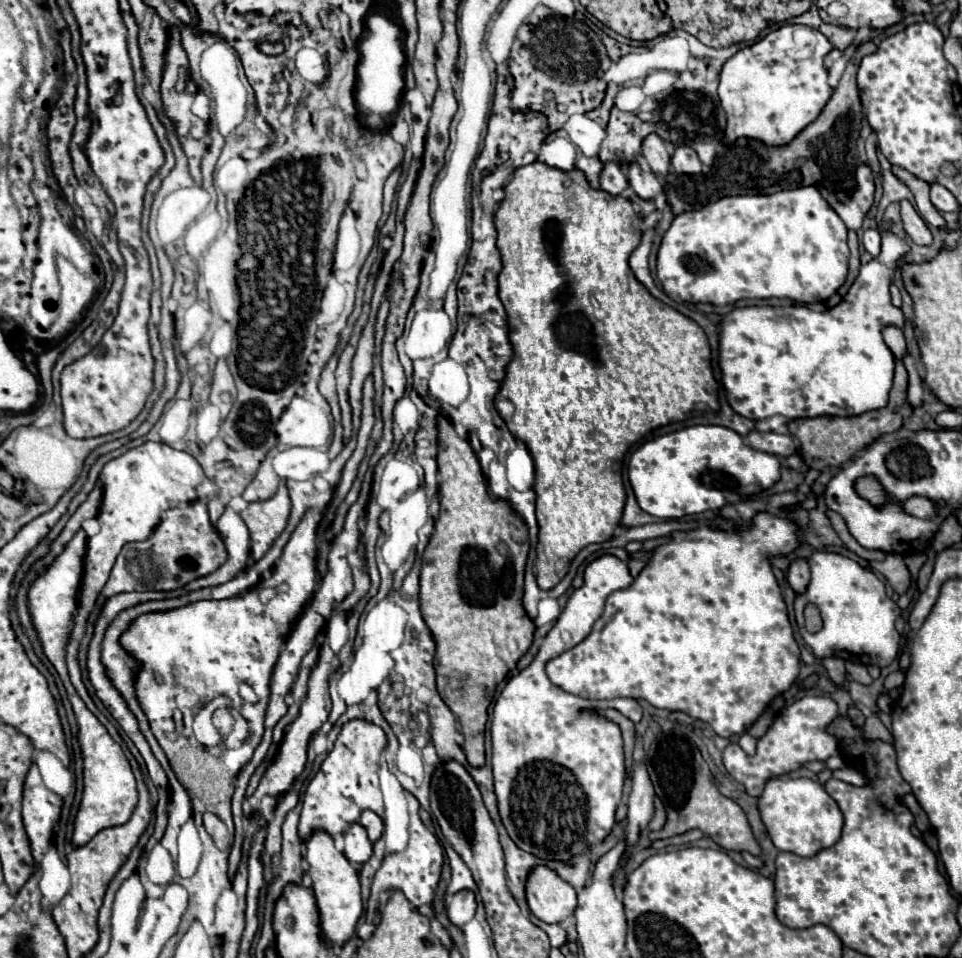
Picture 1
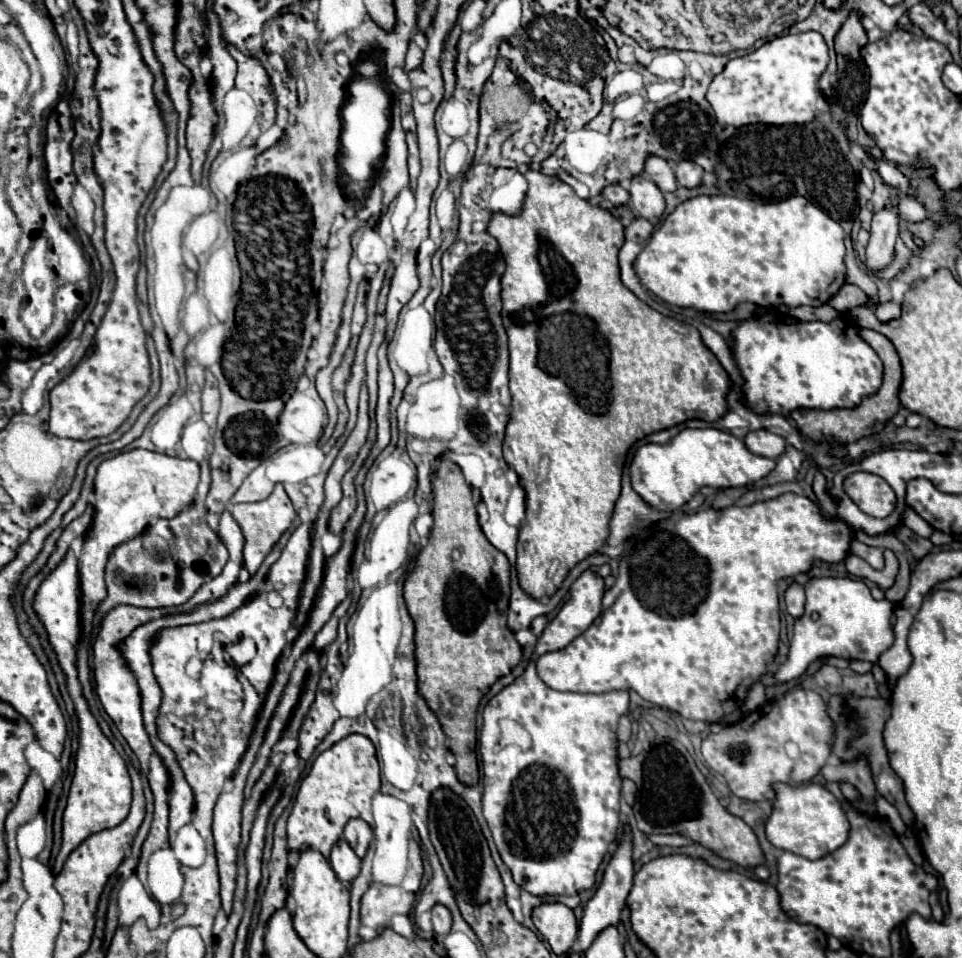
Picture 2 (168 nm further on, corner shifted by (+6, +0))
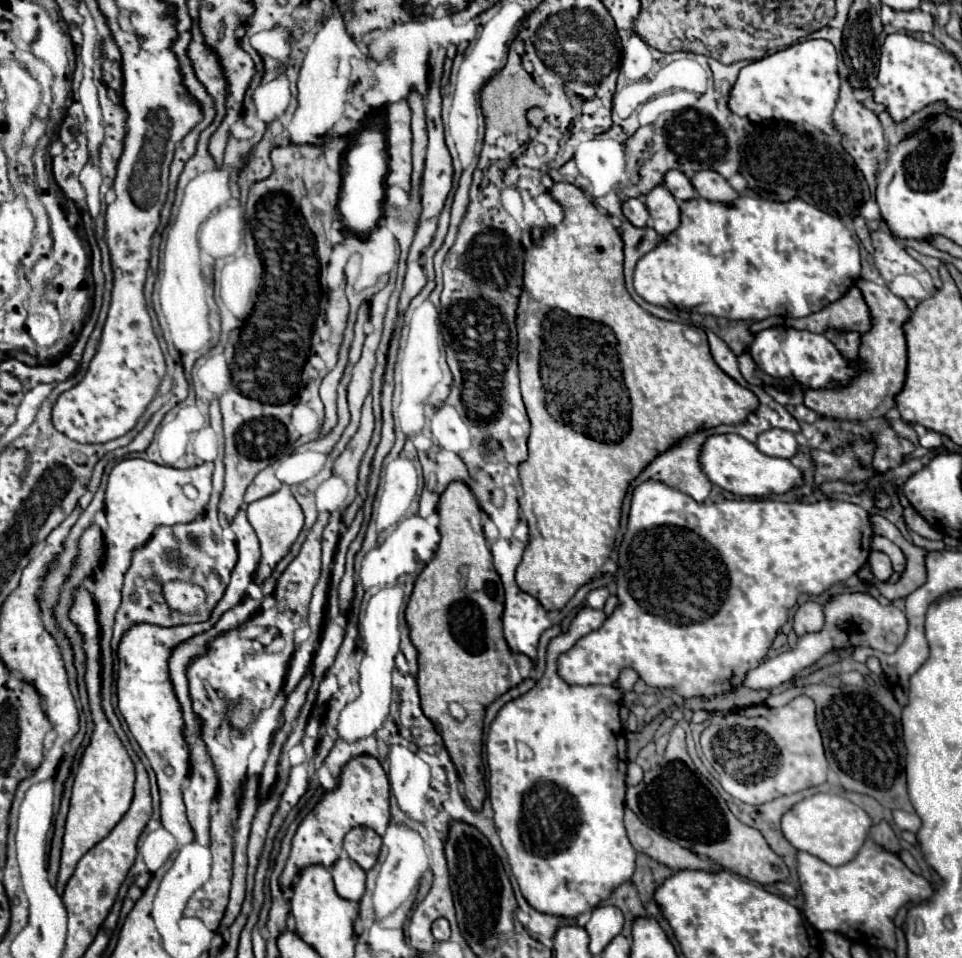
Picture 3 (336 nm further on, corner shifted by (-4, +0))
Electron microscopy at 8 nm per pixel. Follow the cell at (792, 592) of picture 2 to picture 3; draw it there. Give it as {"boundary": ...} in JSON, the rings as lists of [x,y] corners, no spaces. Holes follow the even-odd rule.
{"boundary":[[[809,600],[807,604],[799,606],[799,610],[795,614],[795,622],[793,622],[793,632],[799,638],[805,634],[811,634],[811,632],[819,632],[823,628],[823,622],[825,622],[823,608]]]}

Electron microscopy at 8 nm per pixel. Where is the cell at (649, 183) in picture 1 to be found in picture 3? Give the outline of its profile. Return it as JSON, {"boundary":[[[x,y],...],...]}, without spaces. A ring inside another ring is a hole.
{"boundary":[[[665,186],[653,188],[645,196],[645,204],[653,220],[651,226],[659,232],[659,236],[667,236],[679,226],[679,204]]]}

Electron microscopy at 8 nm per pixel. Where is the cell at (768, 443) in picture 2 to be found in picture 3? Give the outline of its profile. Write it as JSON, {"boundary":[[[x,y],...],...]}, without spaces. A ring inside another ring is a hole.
{"boundary":[[[767,430],[759,436],[757,440],[757,448],[767,454],[767,456],[775,456],[775,458],[793,458],[799,450],[799,444],[793,436],[793,432],[787,430]]]}

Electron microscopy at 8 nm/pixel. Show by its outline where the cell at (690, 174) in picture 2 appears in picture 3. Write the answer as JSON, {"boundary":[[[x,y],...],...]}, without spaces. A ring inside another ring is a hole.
{"boundary":[[[711,170],[697,172],[695,178],[691,180],[691,184],[697,190],[697,194],[709,202],[731,204],[739,196],[739,192],[735,192],[723,176],[719,176],[717,172],[711,172]]]}

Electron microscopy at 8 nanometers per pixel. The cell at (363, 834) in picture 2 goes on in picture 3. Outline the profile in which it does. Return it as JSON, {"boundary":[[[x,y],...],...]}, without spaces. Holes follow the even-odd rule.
{"boundary":[[[353,828],[343,838],[343,848],[347,856],[367,872],[377,862],[381,850],[381,836],[377,832],[371,832],[371,828]]]}

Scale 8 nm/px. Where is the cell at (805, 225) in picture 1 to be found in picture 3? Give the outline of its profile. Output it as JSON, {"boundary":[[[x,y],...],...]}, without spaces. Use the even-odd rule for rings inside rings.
{"boundary":[[[740,195],[735,200],[735,204],[731,204],[731,206],[715,204],[715,202],[709,202],[709,200],[703,200],[703,198],[695,198],[695,200],[683,202],[681,204],[681,224],[679,224],[679,228],[675,232],[671,232],[669,236],[665,236],[657,244],[657,248],[653,248],[647,256],[643,256],[643,260],[639,260],[639,264],[635,266],[633,286],[635,286],[635,292],[645,302],[655,304],[655,306],[663,306],[663,308],[671,308],[671,304],[673,304],[679,310],[719,316],[719,318],[727,318],[727,320],[763,320],[763,318],[769,318],[769,316],[803,318],[803,316],[819,312],[827,304],[839,300],[859,280],[859,272],[861,272],[859,246],[853,240],[851,230],[839,218],[833,218],[833,216],[817,210],[815,206],[799,200],[799,198],[789,200],[789,202],[769,202],[769,200],[765,200],[765,198],[757,195]]]}

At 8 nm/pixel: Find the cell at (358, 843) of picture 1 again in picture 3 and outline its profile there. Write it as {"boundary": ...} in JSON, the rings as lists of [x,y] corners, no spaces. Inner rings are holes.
{"boundary":[[[341,858],[333,864],[331,876],[335,882],[335,892],[349,900],[349,902],[359,902],[363,892],[365,892],[365,872],[351,860],[351,858]]]}

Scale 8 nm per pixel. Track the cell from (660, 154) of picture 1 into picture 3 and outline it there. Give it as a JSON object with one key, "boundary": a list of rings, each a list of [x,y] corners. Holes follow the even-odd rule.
{"boundary":[[[675,170],[667,172],[667,176],[665,176],[665,186],[667,186],[667,190],[669,190],[677,200],[683,200],[683,202],[685,202],[685,200],[693,200],[693,198],[697,196],[693,184],[689,182],[689,178],[687,178],[683,172],[675,172]]]}

